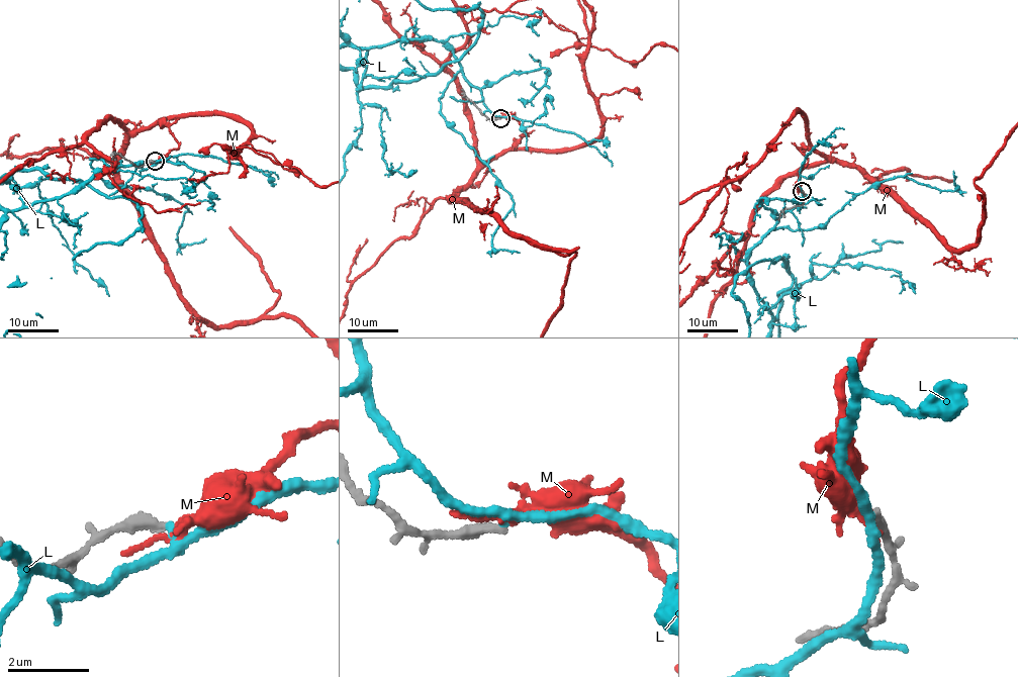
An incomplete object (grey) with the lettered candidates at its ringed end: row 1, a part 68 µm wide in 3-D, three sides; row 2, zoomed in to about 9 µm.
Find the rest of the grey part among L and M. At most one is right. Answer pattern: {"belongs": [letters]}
{"belongs": ["M"]}

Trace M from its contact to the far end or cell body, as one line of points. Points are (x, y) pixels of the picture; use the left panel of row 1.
M: (155, 162), (178, 147), (158, 122), (119, 171), (177, 295), (259, 318), (279, 292), (175, 149)

